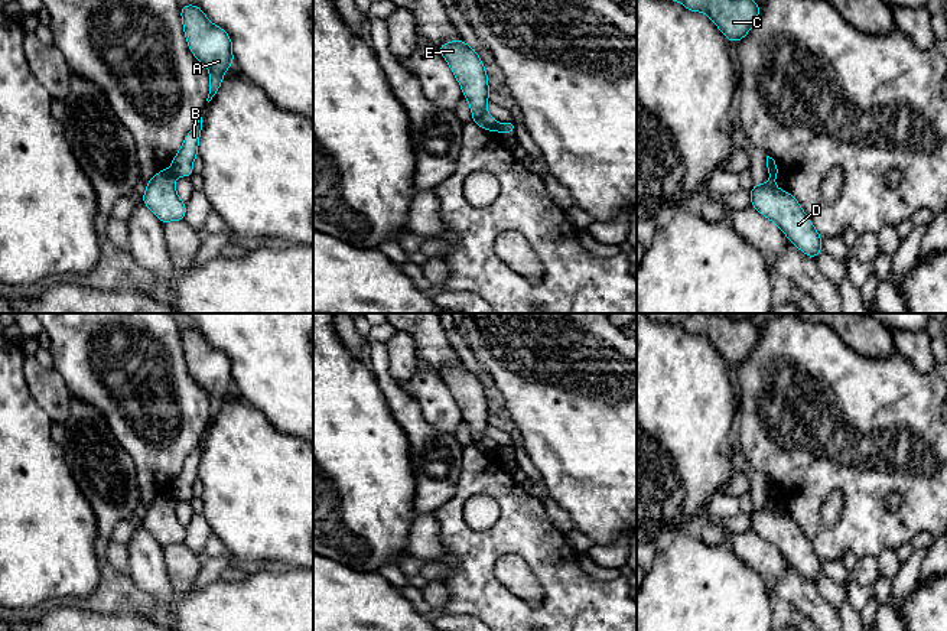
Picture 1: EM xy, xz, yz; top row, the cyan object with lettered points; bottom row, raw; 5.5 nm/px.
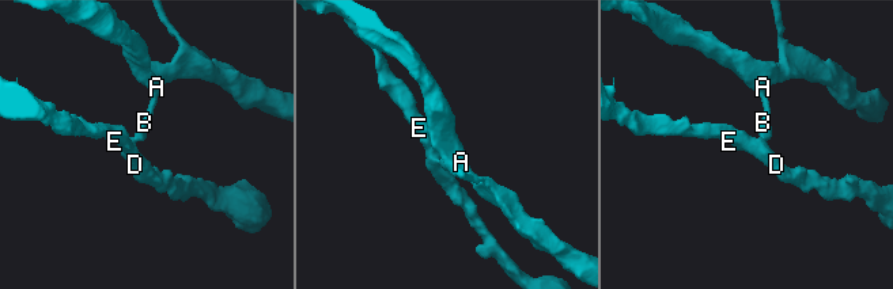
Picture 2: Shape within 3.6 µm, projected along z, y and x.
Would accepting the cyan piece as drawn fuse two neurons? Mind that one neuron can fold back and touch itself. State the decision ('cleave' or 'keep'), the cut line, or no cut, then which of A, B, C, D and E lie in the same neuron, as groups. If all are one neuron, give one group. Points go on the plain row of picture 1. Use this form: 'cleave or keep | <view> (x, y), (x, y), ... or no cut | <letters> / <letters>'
cleave | xy (171, 493), (173, 500) | A B C / D E

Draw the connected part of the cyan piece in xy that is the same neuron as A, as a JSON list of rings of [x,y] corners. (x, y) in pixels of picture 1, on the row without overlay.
[[[196,328],[182,329],[180,339],[191,375],[209,393],[209,426],[219,413],[225,394],[234,387],[232,365]]]

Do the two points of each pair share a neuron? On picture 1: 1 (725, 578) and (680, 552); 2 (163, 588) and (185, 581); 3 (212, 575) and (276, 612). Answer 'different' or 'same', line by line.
1: same
2: different
3: different

